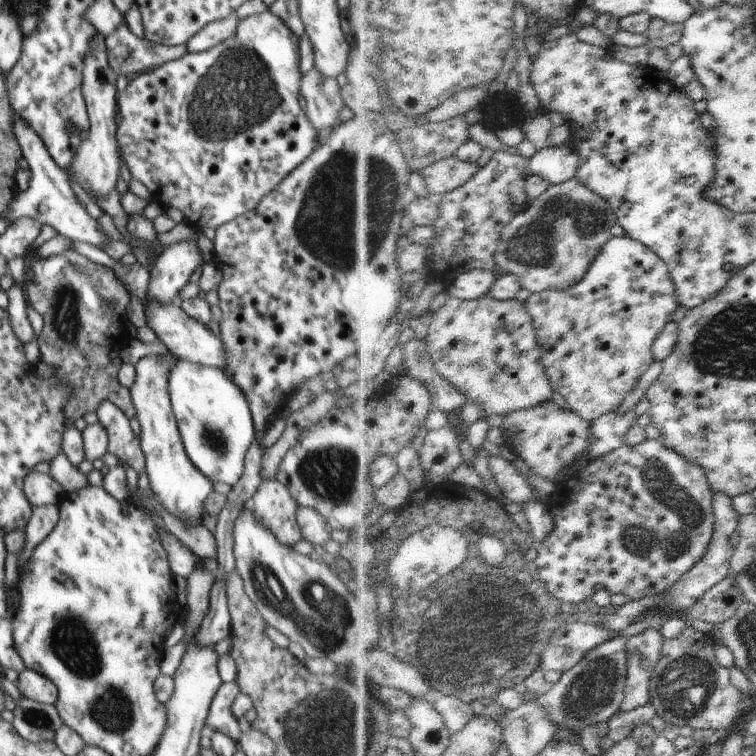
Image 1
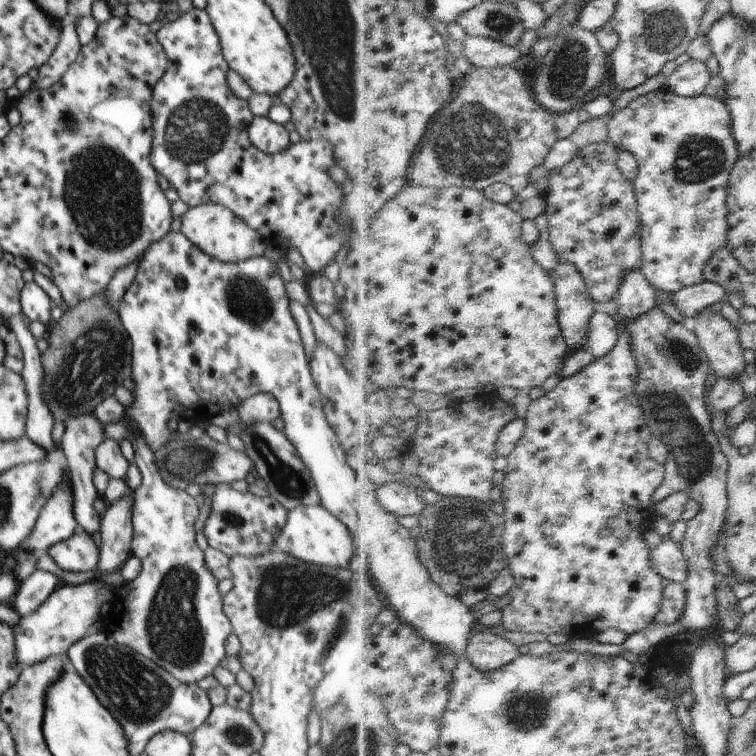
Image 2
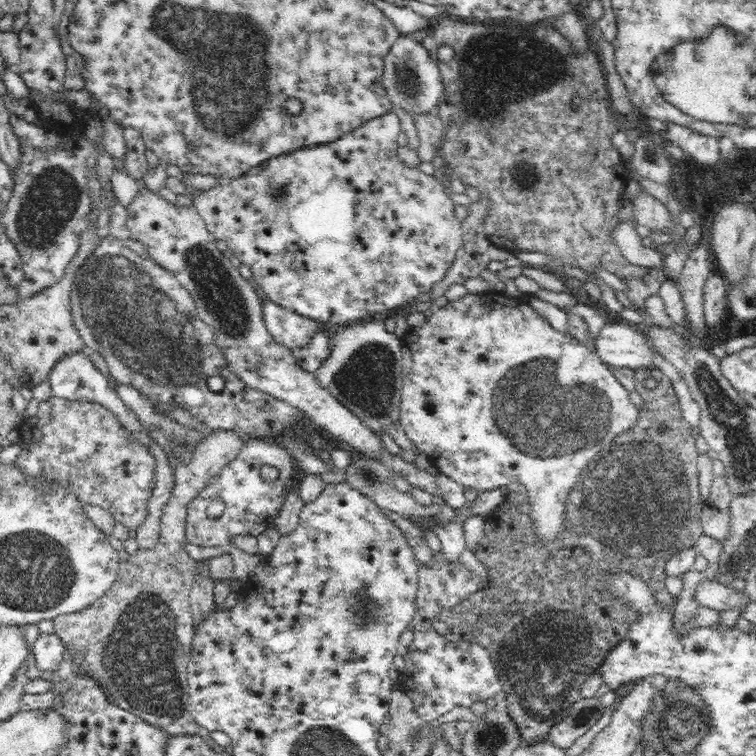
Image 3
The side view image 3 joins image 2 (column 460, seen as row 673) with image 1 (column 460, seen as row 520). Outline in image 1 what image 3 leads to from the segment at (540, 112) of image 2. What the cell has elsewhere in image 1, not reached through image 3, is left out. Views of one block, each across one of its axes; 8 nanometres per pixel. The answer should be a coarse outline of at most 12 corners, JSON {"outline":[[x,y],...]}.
{"outline":[[457,154],[422,171],[434,197],[464,186],[480,172]]}

